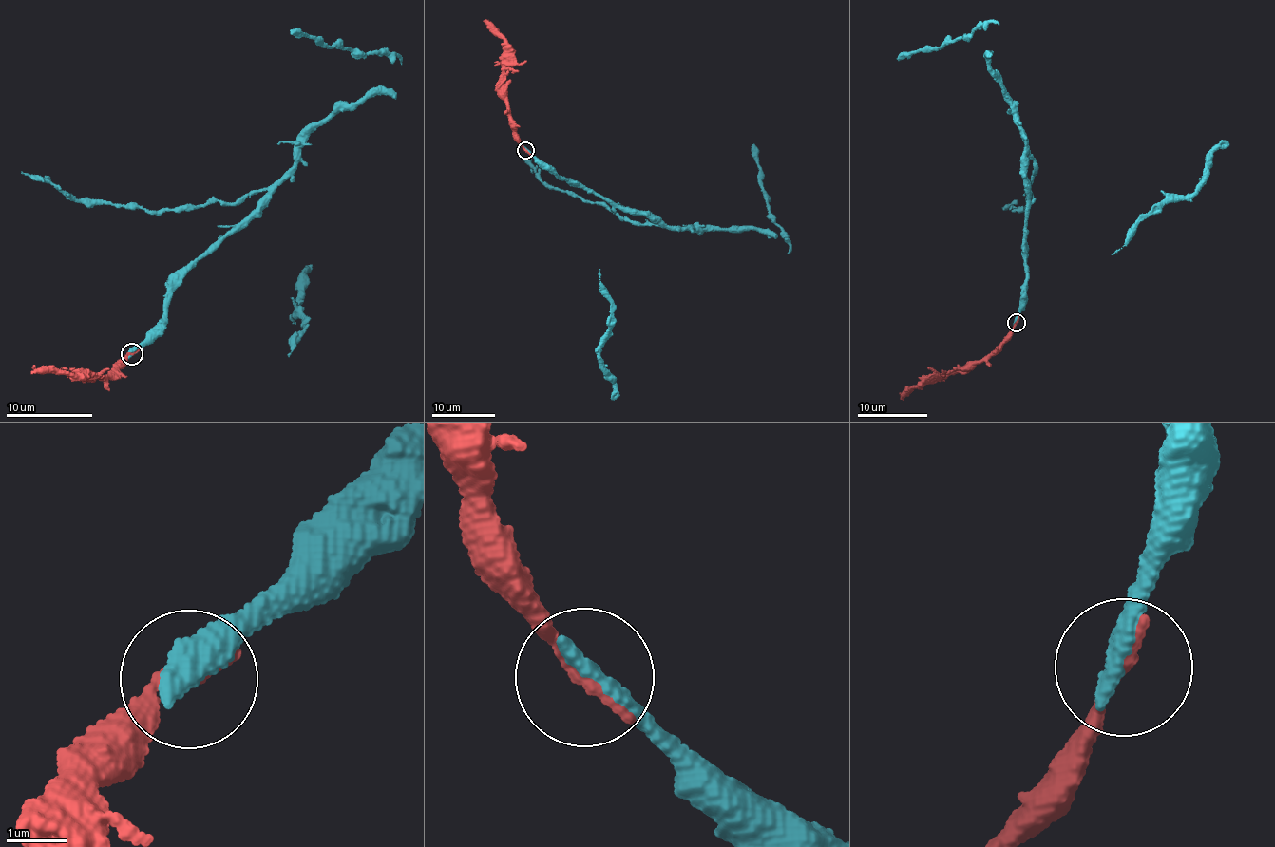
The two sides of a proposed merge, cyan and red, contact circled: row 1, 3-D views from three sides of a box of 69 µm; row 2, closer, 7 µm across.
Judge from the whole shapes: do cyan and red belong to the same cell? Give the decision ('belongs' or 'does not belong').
belongs

